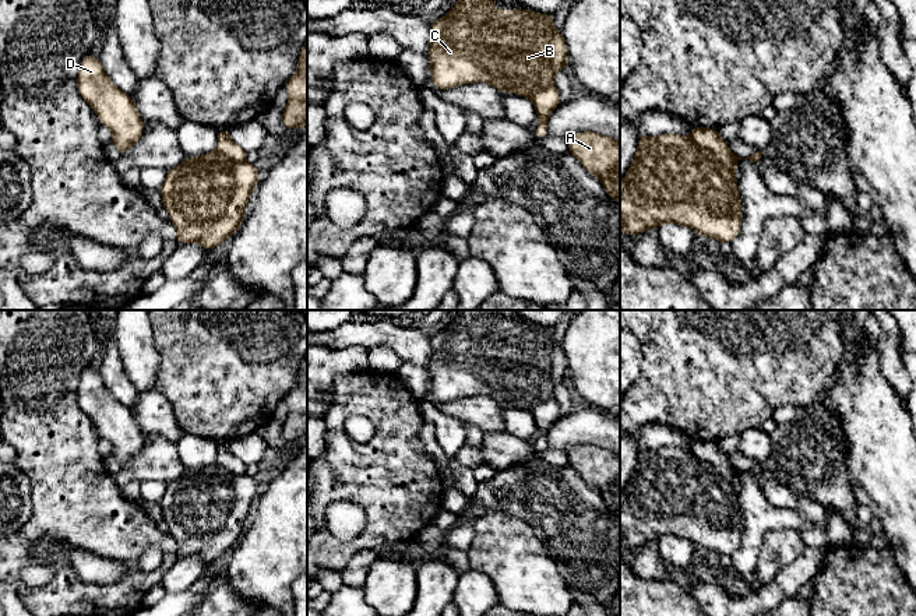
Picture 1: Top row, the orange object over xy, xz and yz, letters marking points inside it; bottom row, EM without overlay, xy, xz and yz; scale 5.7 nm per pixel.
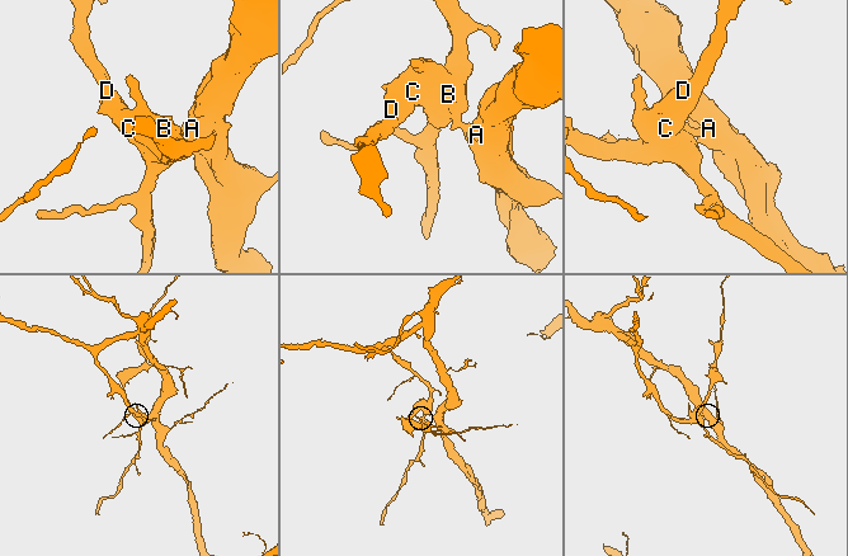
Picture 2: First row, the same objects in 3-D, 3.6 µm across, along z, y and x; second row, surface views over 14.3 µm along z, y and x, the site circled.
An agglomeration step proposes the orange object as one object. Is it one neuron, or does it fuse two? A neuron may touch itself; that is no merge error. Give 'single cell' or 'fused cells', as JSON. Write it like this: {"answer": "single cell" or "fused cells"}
{"answer": "fused cells"}

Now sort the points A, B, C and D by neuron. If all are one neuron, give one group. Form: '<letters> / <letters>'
A / B C D

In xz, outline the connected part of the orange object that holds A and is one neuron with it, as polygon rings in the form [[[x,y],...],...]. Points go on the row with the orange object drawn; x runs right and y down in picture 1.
[[[595,131],[567,137],[568,152],[602,182],[607,196],[620,204],[620,141]]]

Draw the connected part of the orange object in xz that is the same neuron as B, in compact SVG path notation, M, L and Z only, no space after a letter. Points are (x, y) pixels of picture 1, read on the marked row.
M457 0L451 11L430 24L431 45L430 77L434 89L450 89L464 84L486 82L498 89L532 99L532 96L554 85L554 74L568 70L567 42L554 28L553 14L540 14L522 8L497 10L493 0Z

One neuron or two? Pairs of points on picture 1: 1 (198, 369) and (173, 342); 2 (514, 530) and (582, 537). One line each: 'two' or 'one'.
1: one
2: two

